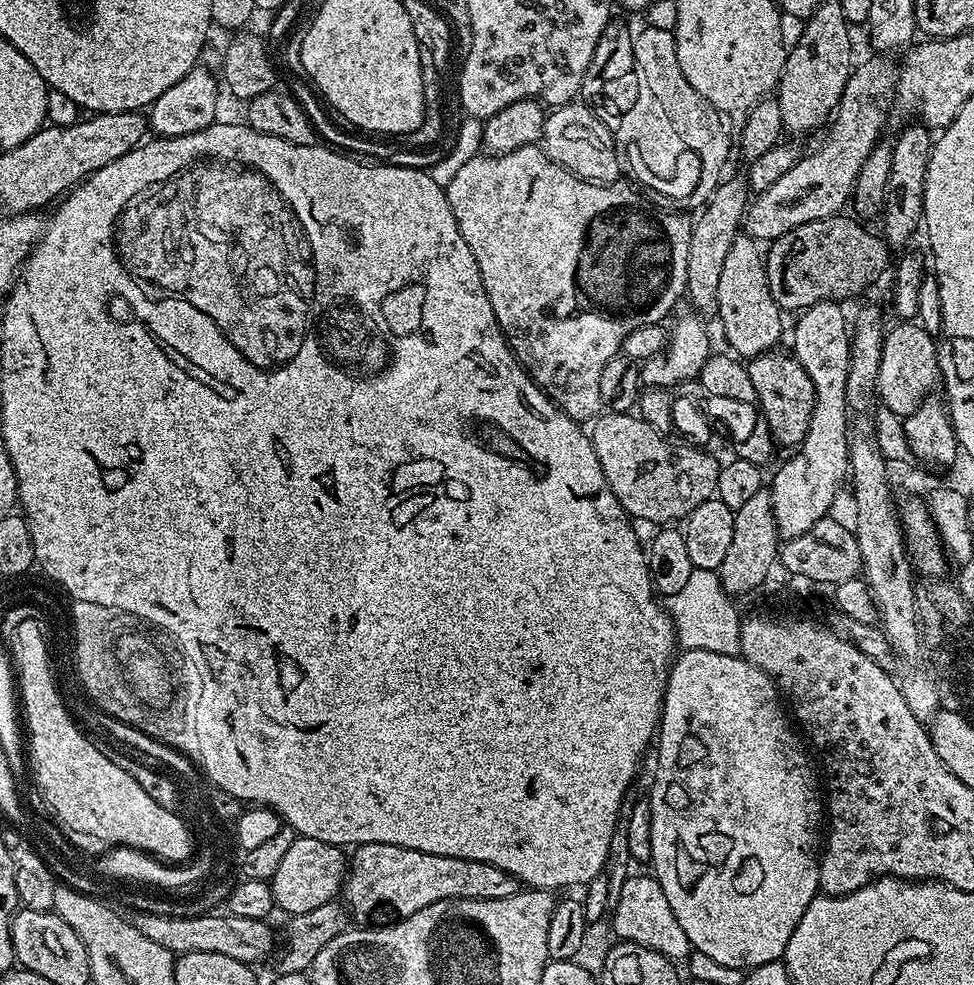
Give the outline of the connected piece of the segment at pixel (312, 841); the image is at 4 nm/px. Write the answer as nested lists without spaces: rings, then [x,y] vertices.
[[[297,835],[296,841],[286,850],[282,858],[282,863],[278,865],[278,870],[274,870],[271,878],[272,885],[272,903],[277,909],[288,912],[289,917],[298,914],[306,914],[306,910],[314,910],[323,904],[333,903],[341,891],[346,875],[346,852],[345,849],[335,844],[318,842],[318,838],[306,838]]]

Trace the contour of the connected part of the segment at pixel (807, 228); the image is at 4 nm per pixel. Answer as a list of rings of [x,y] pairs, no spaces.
[[[837,214],[806,222],[769,243],[764,264],[767,285],[783,311],[800,312],[826,300],[845,302],[876,283],[886,268],[891,267],[892,250],[887,241],[879,233],[866,230],[860,224],[862,222],[856,220],[848,214]]]

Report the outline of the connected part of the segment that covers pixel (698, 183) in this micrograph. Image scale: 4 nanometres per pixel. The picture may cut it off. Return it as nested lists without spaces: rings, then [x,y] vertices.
[[[648,26],[633,35],[632,49],[639,72],[633,84],[628,84],[633,95],[632,104],[617,117],[614,126],[616,153],[620,162],[646,187],[674,200],[690,197],[702,206],[712,196],[723,173],[722,168],[730,152],[730,136],[723,122],[723,115],[708,100],[702,98],[678,66],[675,33],[668,27]]]

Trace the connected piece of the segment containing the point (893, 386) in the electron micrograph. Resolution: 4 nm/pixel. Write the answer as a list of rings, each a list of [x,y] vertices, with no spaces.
[[[896,322],[885,331],[884,345],[882,346],[882,366],[878,366],[878,400],[883,407],[889,408],[894,414],[901,418],[909,414],[920,405],[923,400],[929,399],[932,392],[937,391],[941,383],[940,358],[938,355],[938,344],[926,329],[920,325],[920,322]]]

